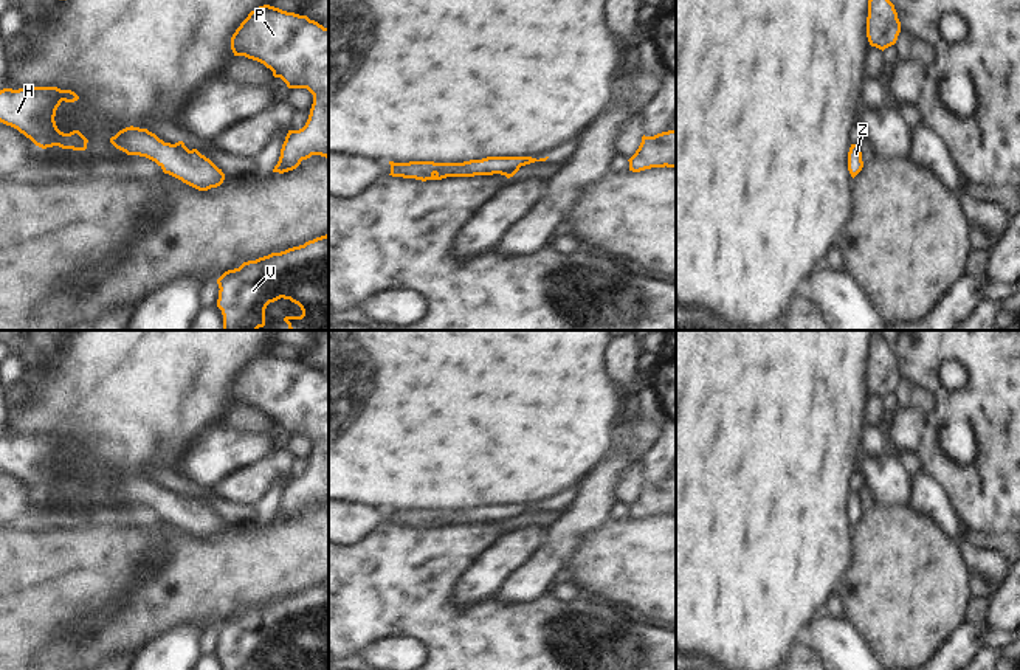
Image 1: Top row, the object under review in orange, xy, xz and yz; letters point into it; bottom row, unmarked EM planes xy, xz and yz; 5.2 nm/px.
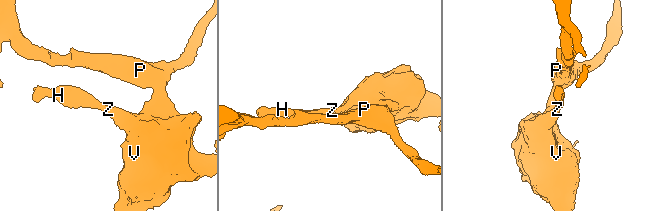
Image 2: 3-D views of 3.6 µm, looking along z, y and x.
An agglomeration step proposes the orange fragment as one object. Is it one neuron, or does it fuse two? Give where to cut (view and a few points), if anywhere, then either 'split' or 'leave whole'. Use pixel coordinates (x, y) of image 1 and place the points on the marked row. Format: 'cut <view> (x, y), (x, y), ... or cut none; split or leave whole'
cut none; leave whole

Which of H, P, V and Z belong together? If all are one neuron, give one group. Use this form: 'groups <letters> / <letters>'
groups H P V Z

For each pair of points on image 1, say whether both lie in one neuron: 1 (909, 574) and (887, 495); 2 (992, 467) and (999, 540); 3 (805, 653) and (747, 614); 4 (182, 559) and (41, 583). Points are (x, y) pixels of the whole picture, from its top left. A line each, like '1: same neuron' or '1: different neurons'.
1: different neurons
2: different neurons
3: different neurons
4: same neuron

